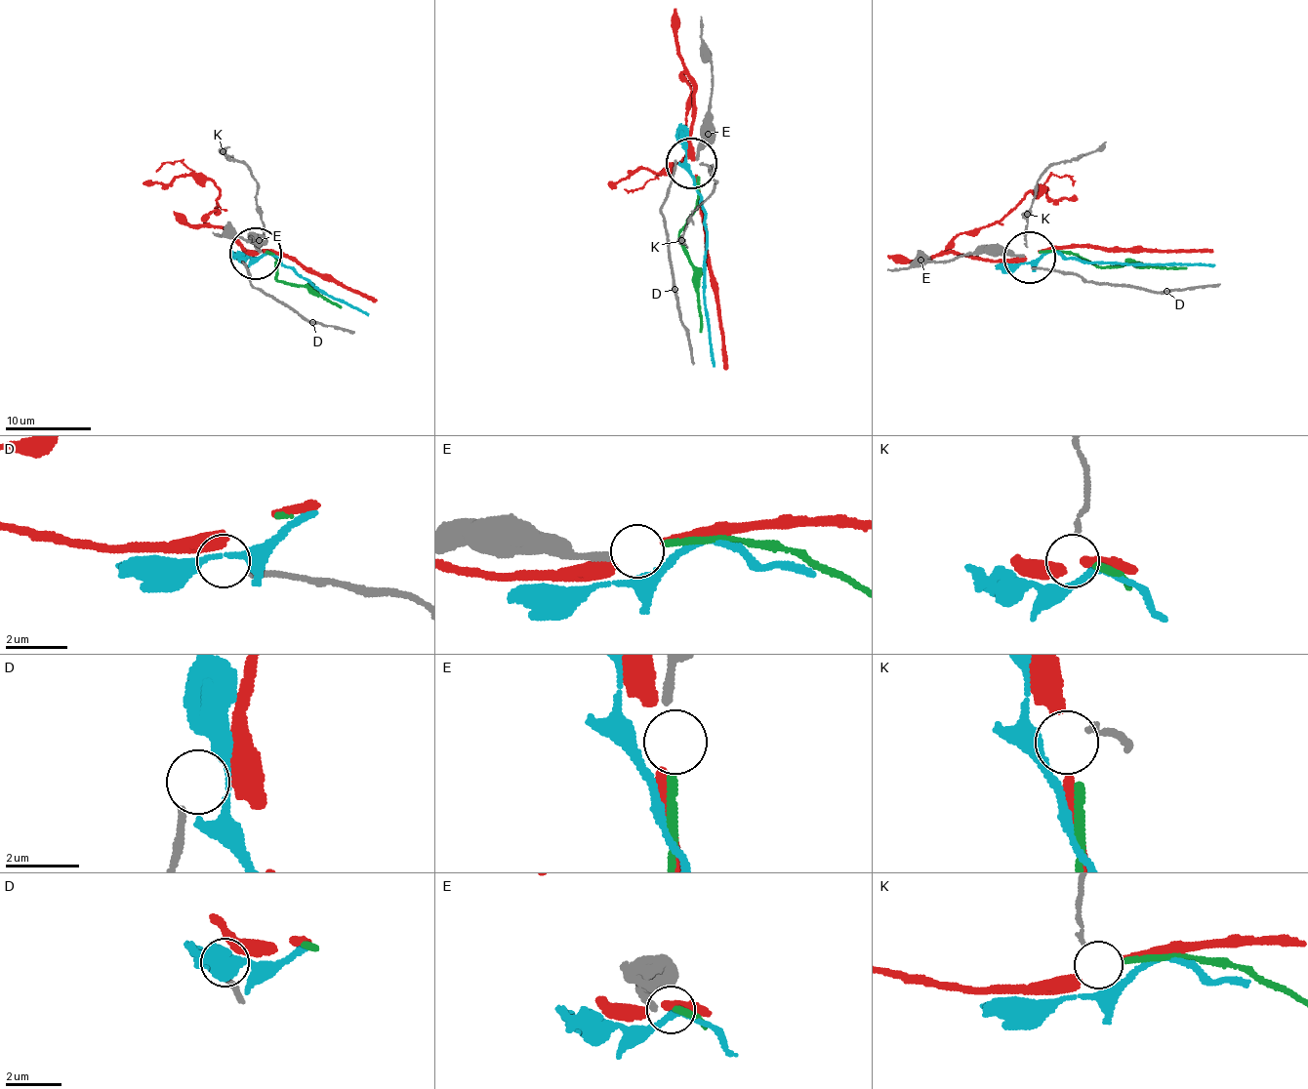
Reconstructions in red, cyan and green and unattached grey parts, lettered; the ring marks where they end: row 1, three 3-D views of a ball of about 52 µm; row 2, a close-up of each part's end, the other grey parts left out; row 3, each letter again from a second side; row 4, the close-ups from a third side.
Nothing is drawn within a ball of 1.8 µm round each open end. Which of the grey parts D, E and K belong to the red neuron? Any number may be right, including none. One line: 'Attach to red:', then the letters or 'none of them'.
Attach to red: K

